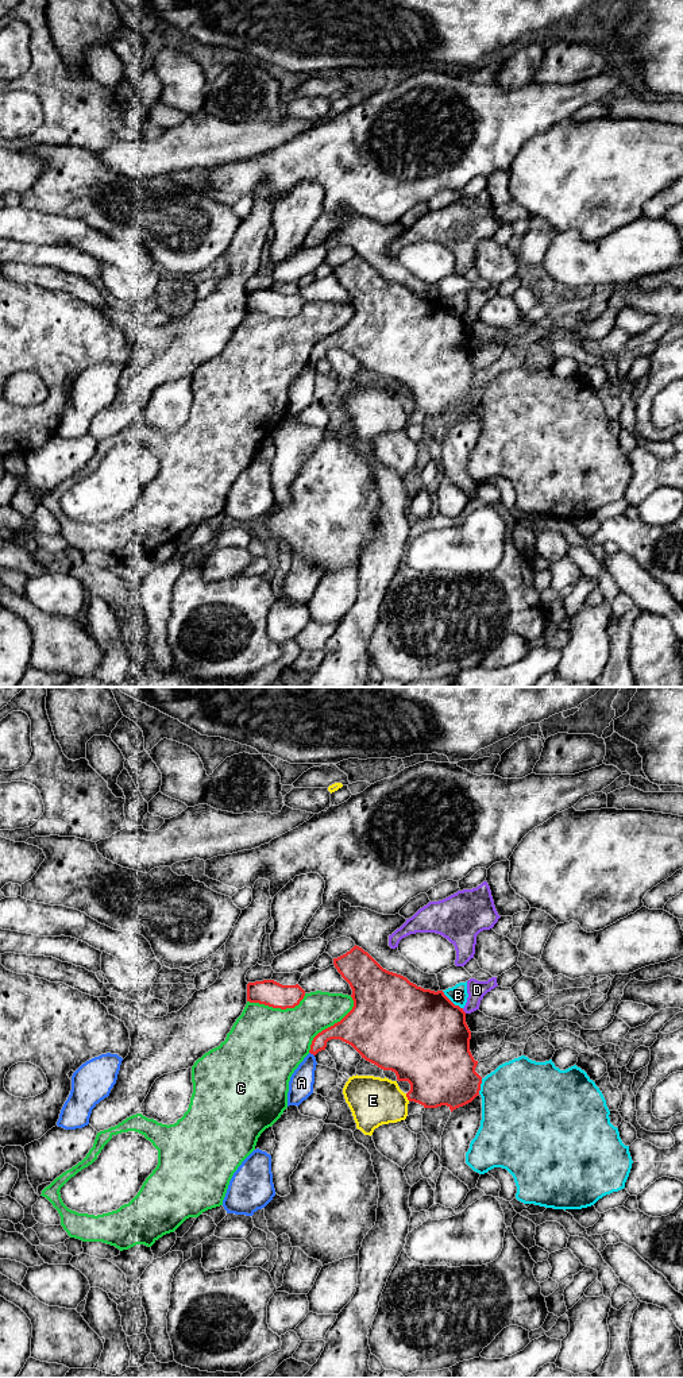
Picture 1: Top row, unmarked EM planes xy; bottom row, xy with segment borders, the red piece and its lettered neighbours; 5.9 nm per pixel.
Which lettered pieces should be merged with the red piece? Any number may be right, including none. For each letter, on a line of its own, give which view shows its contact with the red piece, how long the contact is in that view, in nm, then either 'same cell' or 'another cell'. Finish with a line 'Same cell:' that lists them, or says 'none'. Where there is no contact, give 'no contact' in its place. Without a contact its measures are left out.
A: xy | 40 nm | another cell
B: xy | 170 nm | another cell
C: xy | 420 nm | another cell
D: xy | 40 nm | another cell
E: xy | 50 nm | another cell
Same cell: none

